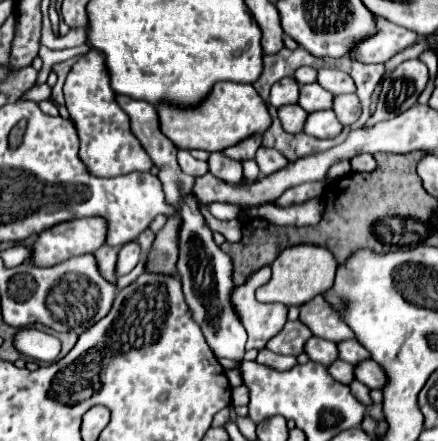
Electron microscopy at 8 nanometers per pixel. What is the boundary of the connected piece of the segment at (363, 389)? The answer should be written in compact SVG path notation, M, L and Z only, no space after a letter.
M352 382L350 384L350 390L354 392L354 396L366 406L366 408L370 408L372 406L372 398L370 398L370 388L368 386L364 386L364 384L360 384L360 382Z

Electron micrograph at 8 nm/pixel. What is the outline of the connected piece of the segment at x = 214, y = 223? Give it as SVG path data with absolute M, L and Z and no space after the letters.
M202 206L202 214L204 214L208 226L210 226L214 232L222 232L228 242L240 242L240 238L242 238L242 222L238 222L238 220L218 222L218 220L214 220L214 218L210 216L210 212L208 212L206 206Z

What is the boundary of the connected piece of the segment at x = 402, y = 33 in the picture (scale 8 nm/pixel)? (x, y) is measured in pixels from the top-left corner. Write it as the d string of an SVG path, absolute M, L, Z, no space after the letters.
M374 16L376 20L376 32L350 50L350 58L360 60L362 64L384 64L398 52L402 52L408 46L414 46L418 42L418 34L396 26L382 16Z

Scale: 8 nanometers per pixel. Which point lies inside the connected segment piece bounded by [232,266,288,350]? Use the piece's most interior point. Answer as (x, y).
(262, 321)

